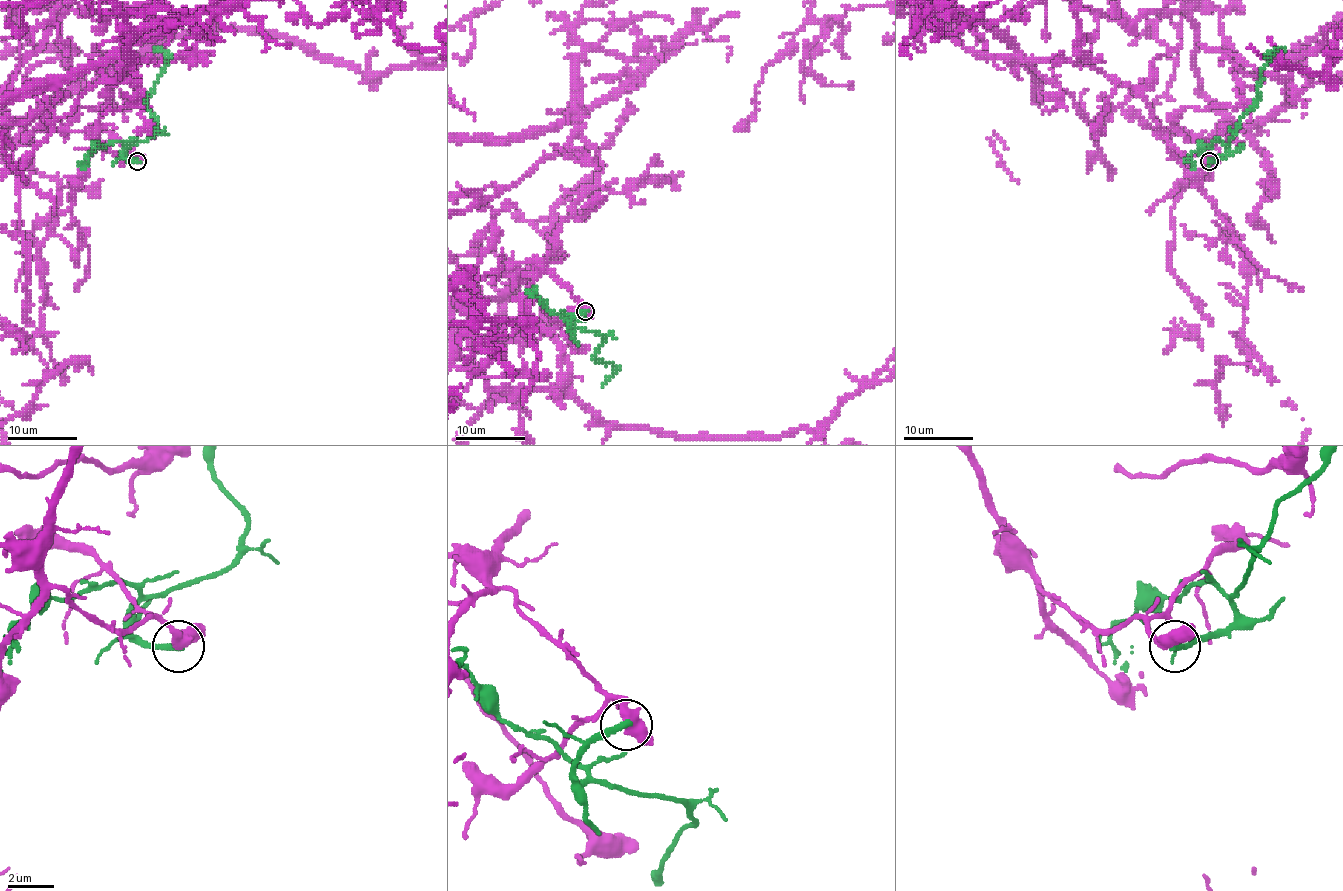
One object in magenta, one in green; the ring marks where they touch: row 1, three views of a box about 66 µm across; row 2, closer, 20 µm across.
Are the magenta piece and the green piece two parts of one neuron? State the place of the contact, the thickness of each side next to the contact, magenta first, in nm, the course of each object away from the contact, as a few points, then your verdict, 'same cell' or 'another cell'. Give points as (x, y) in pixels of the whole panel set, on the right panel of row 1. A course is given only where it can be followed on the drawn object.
place (1209, 161); calibres 500 and 280 nm; course green (1209, 161), (1225, 154), (1239, 120), (1258, 97), (1260, 73), (1267, 59), (1277, 50), (1284, 50); another cell

